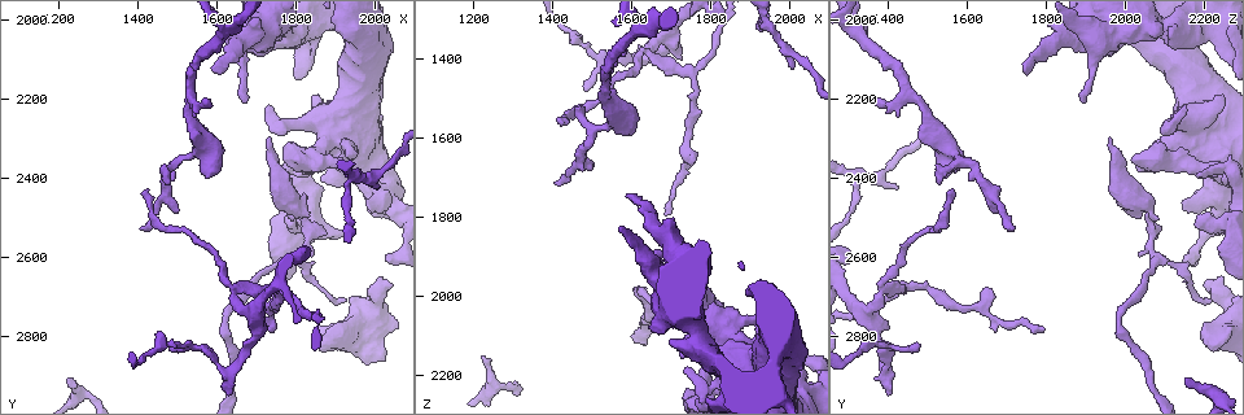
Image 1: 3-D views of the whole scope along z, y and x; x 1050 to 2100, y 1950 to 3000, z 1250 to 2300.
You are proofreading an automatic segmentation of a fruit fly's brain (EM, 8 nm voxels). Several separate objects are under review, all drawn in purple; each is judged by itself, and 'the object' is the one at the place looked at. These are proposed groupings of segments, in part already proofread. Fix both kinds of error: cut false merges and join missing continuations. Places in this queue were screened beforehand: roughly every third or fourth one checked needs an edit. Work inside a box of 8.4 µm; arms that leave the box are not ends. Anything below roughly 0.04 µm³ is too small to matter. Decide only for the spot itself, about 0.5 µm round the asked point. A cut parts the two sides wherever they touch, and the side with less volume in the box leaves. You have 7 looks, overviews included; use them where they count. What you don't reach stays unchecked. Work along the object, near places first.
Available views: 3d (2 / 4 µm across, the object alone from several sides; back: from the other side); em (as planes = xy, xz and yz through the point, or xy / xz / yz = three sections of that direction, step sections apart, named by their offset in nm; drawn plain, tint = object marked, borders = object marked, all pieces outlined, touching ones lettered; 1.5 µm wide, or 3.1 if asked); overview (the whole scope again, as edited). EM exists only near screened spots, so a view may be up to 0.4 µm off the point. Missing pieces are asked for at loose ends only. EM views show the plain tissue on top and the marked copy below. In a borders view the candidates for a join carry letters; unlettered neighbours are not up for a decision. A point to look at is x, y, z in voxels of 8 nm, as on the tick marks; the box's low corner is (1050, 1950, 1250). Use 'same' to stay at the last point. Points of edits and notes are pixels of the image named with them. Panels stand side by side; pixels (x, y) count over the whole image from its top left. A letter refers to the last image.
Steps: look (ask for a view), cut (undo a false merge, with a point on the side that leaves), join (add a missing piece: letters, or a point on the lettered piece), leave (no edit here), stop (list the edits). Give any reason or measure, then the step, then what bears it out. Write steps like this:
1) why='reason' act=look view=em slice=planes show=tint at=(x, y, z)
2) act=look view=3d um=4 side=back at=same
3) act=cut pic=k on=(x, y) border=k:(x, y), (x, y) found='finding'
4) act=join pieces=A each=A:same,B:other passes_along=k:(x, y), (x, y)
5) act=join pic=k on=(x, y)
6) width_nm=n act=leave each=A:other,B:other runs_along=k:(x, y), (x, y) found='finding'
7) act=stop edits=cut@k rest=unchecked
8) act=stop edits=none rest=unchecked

why='an open end' act=look view=em slice=planes show=borders at=(1855, 2375, 2035)

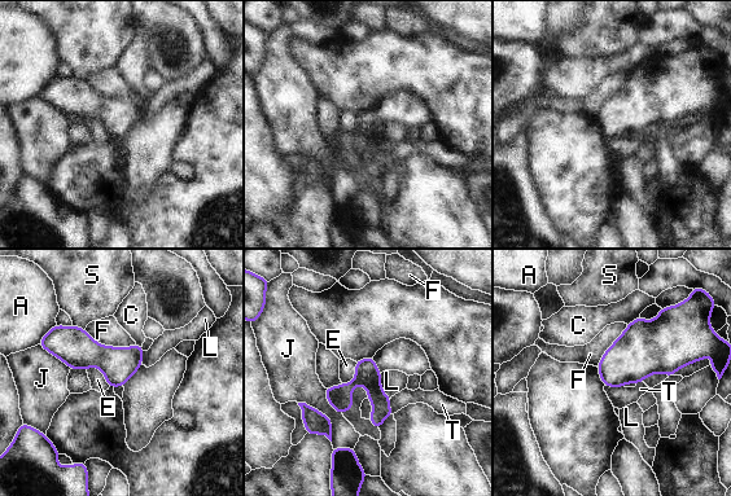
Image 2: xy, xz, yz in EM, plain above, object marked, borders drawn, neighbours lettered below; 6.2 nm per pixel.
act=leave each=A:other,C:other,E:other,F:other,J:other,L:other,S:other,T:other border=2:(84, 329), (103, 345), (135, 345) found='none of them fits'

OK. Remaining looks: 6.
why='an open end' act=look view=em slice=planes show=borders at=(1675, 2785, 1790)

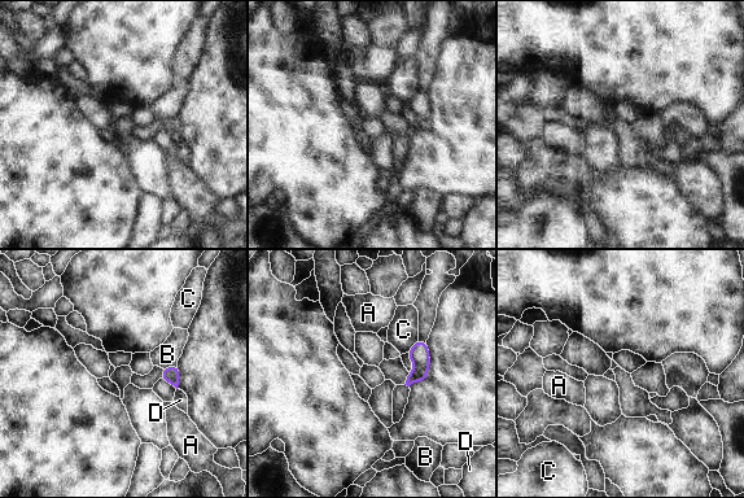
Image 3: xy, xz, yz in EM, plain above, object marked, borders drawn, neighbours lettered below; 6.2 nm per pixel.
act=leave each=A:other,B:other,C:other,D:other border=3:(176, 365), (162, 368) found='no lettered piece goes on from it'

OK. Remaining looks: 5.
act=look view=3d um=4 at=(1570, 2210, 1365)

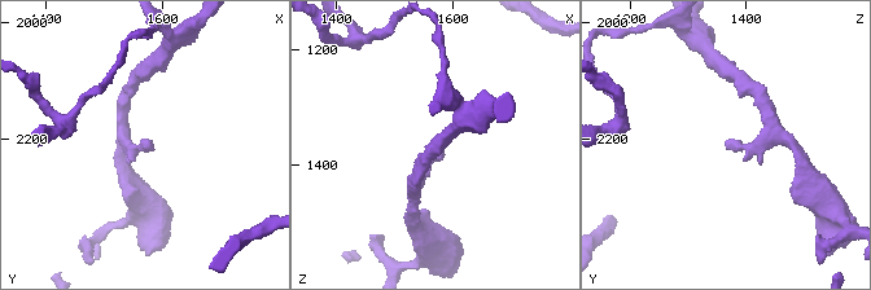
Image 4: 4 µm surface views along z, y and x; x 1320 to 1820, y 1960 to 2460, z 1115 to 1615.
why='now the EM' act=look view=em slice=xy step=8 show=borders at=(1575, 2205, 1355)

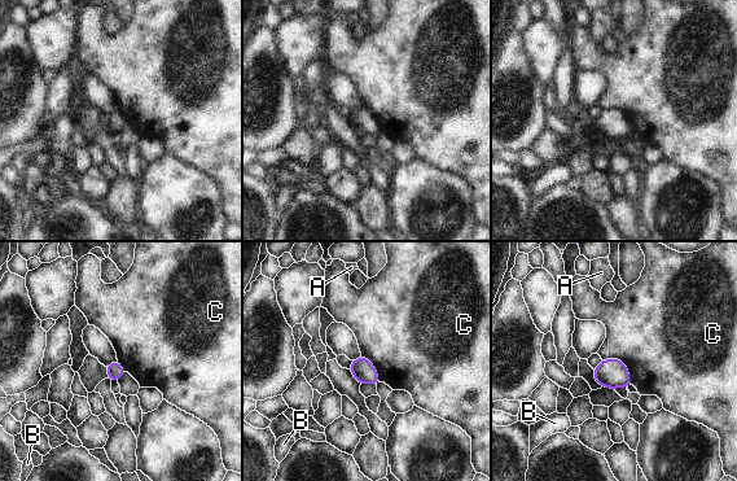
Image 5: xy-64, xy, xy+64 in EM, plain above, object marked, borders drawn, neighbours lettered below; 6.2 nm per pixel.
why='another direction' act=look view=em slice=planes show=borders at=same

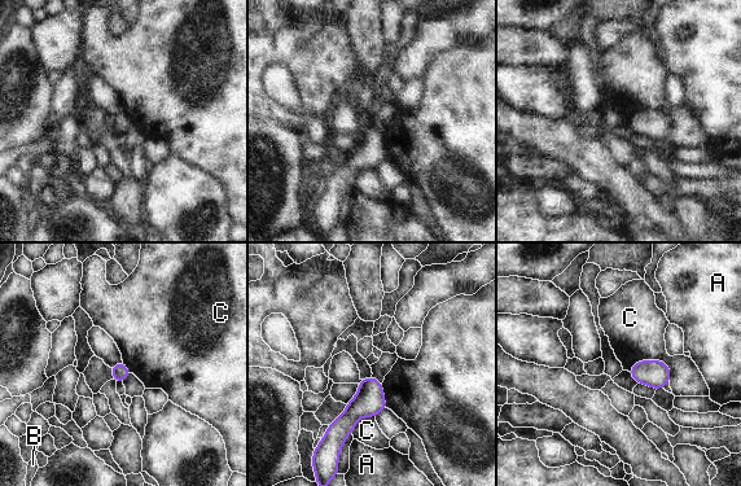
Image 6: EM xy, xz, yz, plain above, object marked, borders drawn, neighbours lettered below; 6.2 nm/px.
longest_contact=C:280nm act=leave each=A:other,B:other,C:other border=6:(628, 371), (662, 360), (671, 377) found='none of them fits'

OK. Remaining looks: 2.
act=stop edits=none rest=unchecked

